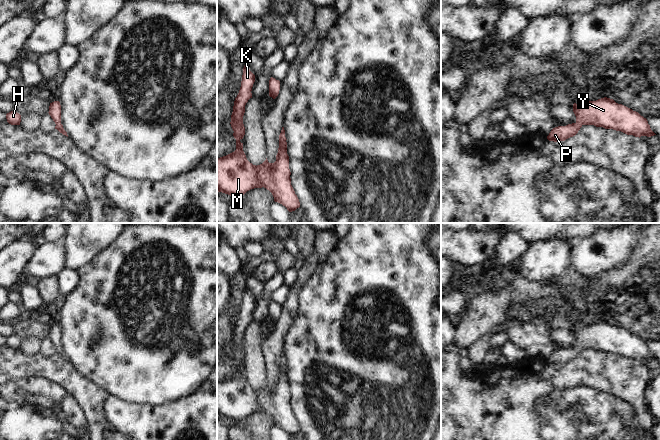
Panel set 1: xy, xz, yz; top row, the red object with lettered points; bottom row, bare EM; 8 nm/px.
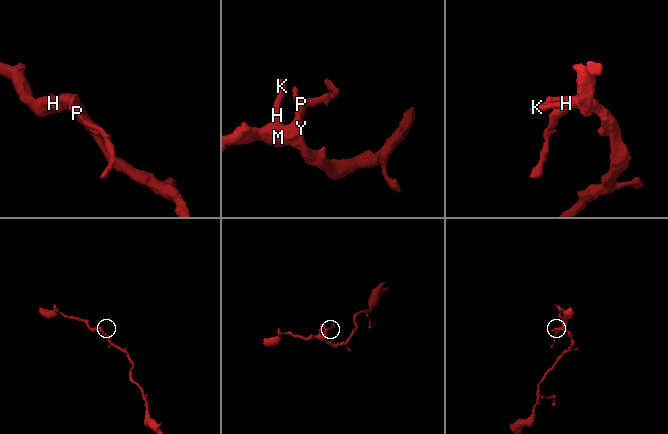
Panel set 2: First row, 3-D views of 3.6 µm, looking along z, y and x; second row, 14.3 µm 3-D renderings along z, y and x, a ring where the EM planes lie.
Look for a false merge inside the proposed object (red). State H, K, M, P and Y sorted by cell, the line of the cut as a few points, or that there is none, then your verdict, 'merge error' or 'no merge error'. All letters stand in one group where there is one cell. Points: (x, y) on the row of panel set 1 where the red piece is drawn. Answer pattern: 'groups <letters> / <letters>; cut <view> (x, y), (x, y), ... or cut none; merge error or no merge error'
groups H K M P Y; cut none; no merge error

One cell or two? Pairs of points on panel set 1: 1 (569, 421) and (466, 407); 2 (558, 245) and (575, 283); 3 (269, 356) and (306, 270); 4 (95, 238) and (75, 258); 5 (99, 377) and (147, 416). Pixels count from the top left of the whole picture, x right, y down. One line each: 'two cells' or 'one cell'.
1: one cell
2: two cells
3: one cell
4: one cell
5: two cells

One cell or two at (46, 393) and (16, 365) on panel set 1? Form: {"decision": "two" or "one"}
{"decision": "one"}

